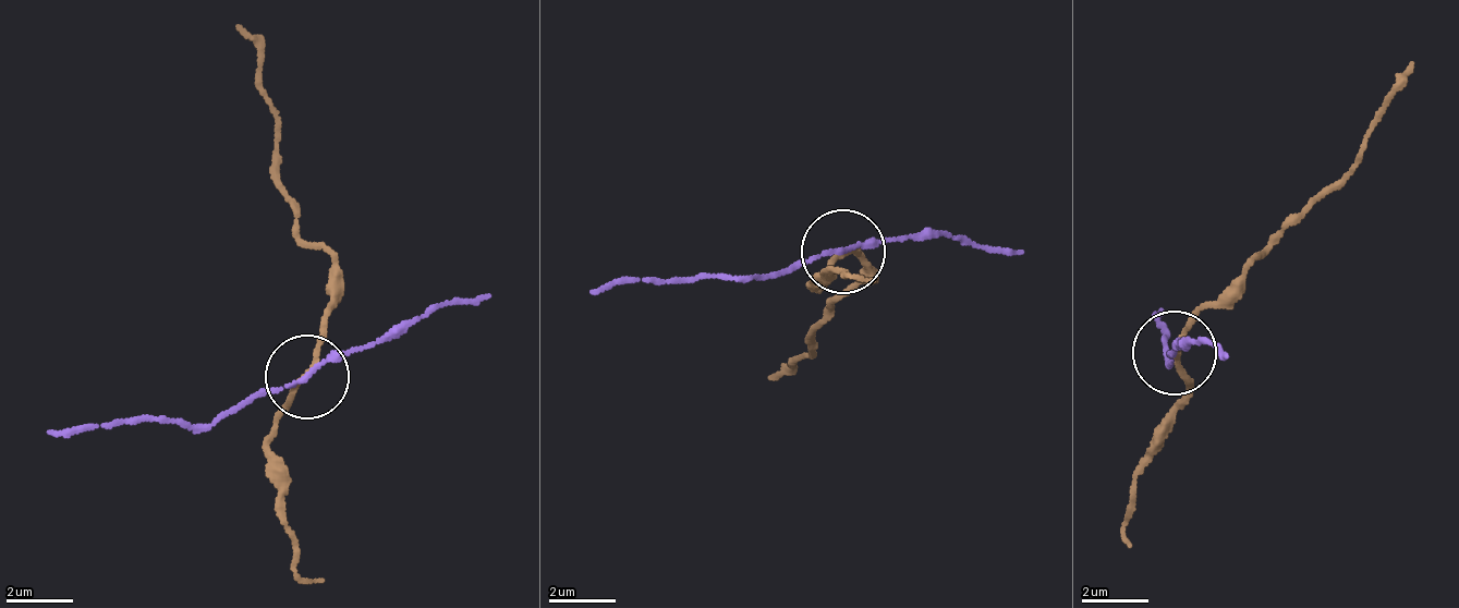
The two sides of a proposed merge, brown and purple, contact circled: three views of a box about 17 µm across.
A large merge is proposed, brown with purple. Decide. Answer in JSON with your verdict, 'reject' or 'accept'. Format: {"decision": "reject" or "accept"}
{"decision": "reject"}

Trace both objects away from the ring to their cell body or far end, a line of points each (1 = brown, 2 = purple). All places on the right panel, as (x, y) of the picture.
1: (1176, 350), (1186, 324), (1245, 274), (1359, 160), (1413, 60)
2: (1176, 350), (1167, 363), (1165, 319), (1158, 311)

